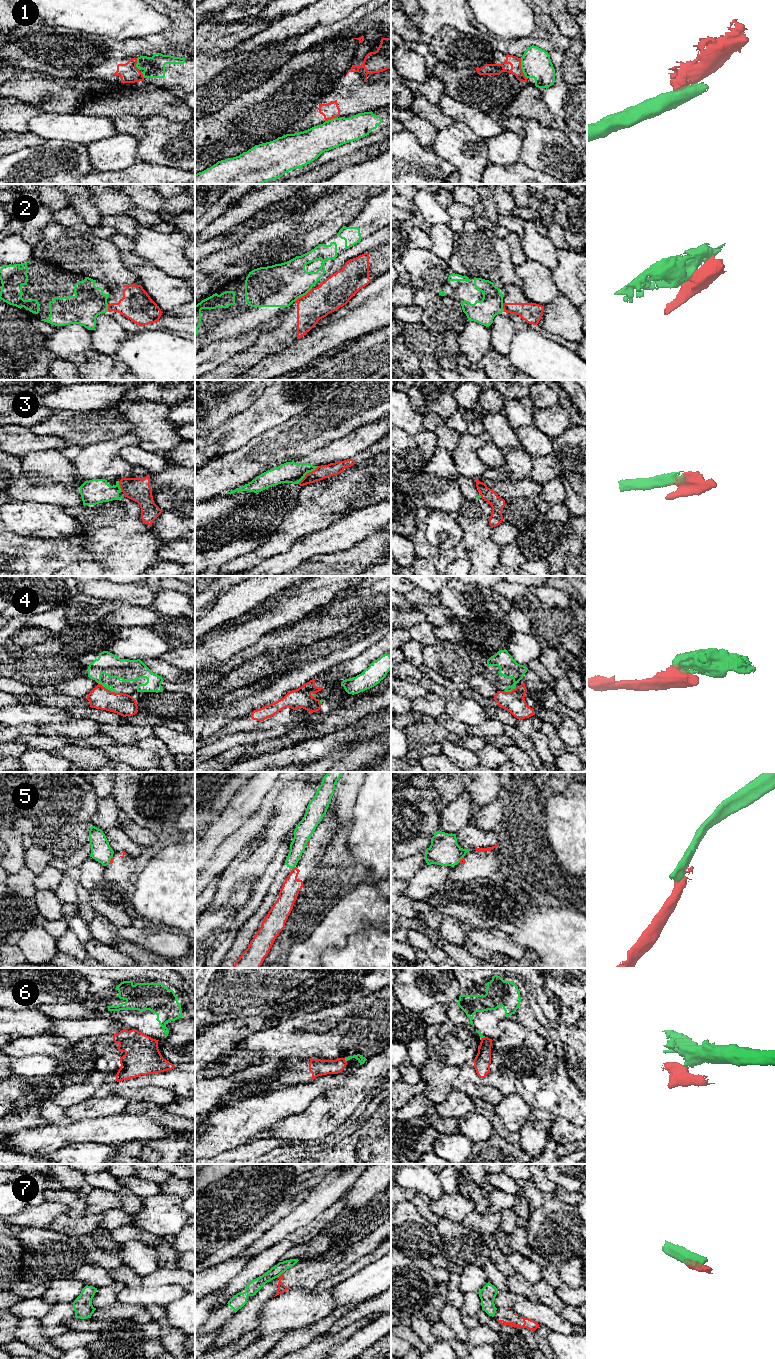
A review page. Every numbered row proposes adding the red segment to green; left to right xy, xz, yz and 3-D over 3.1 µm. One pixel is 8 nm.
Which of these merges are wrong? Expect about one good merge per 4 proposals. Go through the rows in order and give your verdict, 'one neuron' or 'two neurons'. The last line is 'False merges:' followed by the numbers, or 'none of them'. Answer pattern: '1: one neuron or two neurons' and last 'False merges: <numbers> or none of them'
1: two neurons
2: two neurons
3: two neurons
4: two neurons
5: two neurons
6: two neurons
7: two neurons
False merges: 1, 2, 3, 4, 5, 6, 7

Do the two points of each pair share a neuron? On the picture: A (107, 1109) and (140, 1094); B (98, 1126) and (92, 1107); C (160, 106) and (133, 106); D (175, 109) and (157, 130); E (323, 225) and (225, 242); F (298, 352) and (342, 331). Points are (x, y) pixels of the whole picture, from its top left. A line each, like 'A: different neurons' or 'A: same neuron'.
A: different neurons
B: different neurons
C: same neuron
D: different neurons
E: different neurons
F: same neuron

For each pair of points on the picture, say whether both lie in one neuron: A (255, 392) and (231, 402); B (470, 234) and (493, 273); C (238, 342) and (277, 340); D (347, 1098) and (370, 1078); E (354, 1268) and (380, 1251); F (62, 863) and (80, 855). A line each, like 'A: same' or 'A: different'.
A: same
B: same
C: different
D: same
E: same
F: same

